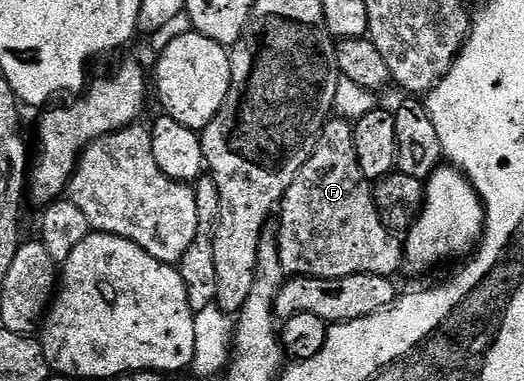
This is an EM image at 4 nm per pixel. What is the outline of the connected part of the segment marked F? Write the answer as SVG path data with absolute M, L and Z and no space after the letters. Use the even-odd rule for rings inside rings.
M327 120L308 162L304 162L300 174L292 178L292 186L288 186L288 190L282 195L282 203L276 212L276 227L280 266L284 266L286 275L290 278L311 276L331 280L348 278L352 274L393 277L394 271L401 269L404 264L403 241L395 233L389 232L384 222L380 222L380 214L376 214L374 189L371 181L360 170L360 162L356 158L354 125L348 120Z

